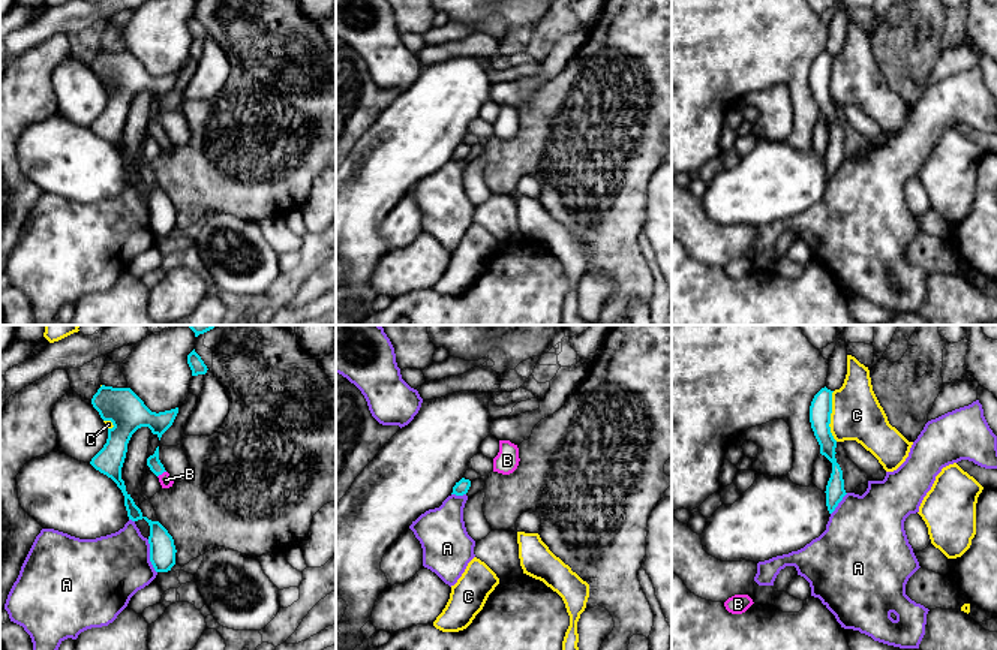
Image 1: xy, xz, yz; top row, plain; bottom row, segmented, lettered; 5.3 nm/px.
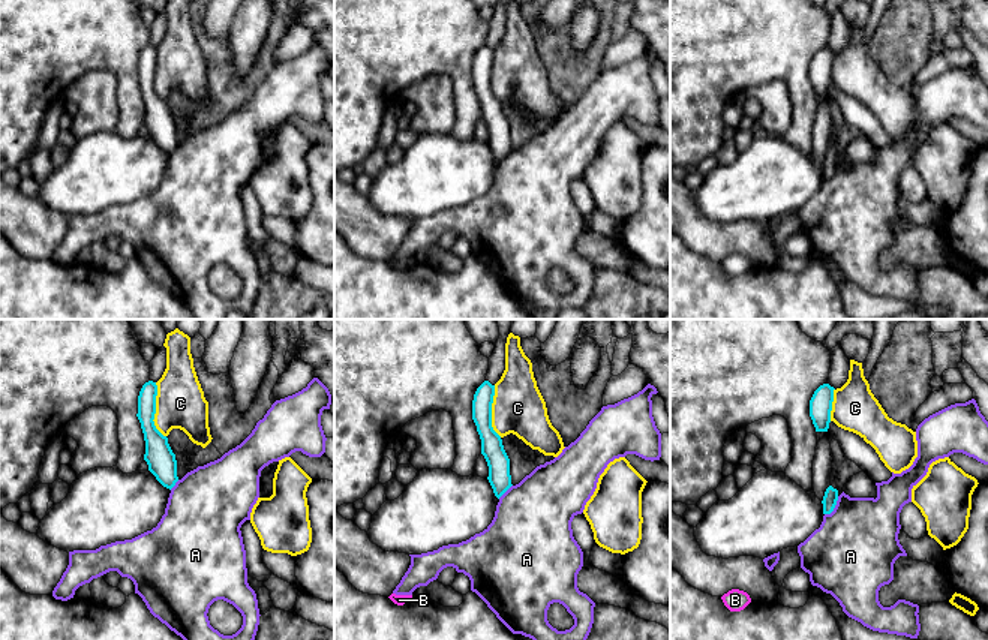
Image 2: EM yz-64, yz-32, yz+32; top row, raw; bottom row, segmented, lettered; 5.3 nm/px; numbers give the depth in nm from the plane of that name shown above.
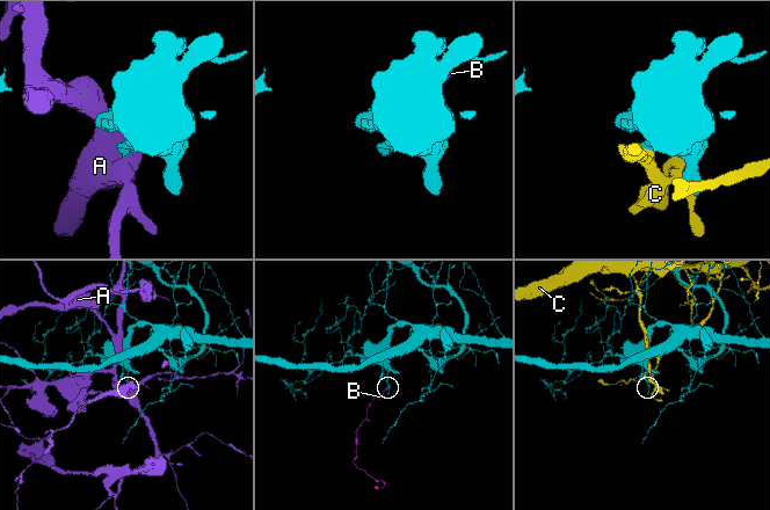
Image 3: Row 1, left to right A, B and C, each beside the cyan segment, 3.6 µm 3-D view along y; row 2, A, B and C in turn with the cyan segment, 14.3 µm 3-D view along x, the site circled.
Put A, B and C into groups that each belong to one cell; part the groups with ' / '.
A / B / C

